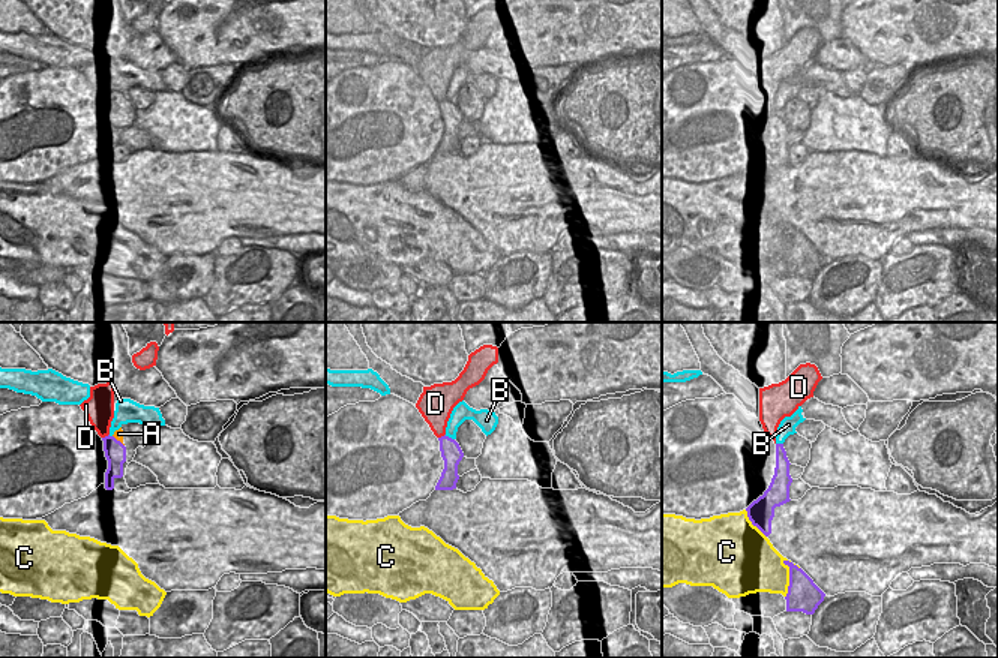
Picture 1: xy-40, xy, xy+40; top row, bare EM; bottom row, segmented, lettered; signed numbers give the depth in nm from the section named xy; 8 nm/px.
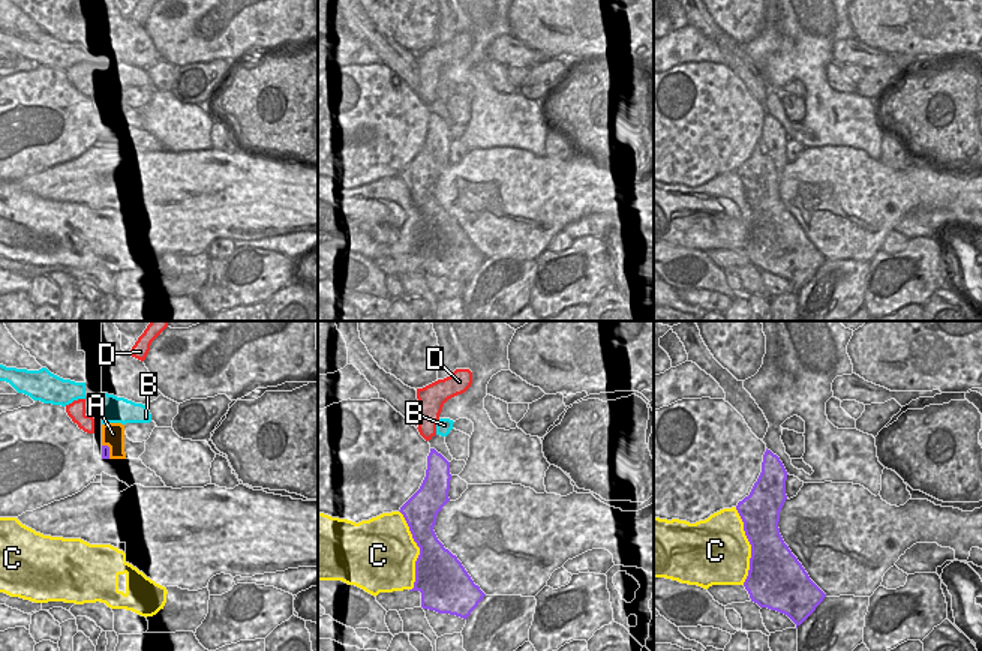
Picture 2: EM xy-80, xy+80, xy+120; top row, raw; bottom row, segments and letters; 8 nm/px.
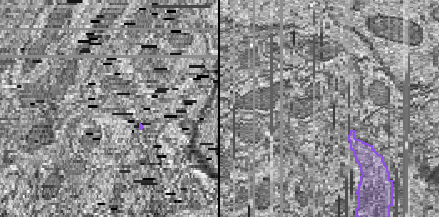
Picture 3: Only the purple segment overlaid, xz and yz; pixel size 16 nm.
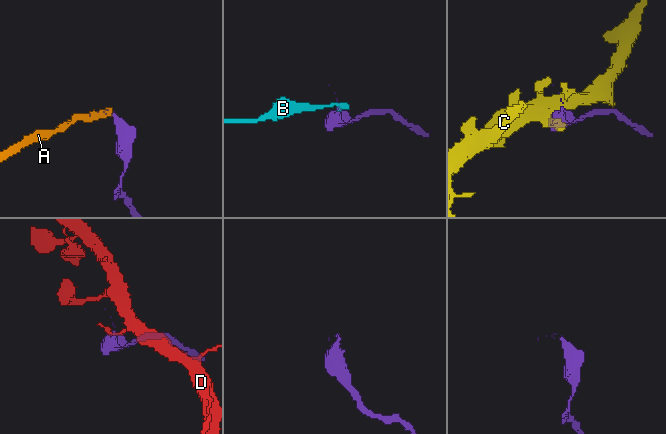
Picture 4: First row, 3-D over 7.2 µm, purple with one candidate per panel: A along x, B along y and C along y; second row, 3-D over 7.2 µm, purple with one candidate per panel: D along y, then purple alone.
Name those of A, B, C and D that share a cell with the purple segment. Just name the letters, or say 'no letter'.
no letter

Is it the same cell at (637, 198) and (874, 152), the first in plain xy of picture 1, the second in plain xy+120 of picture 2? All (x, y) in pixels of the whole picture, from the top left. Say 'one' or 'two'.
two

